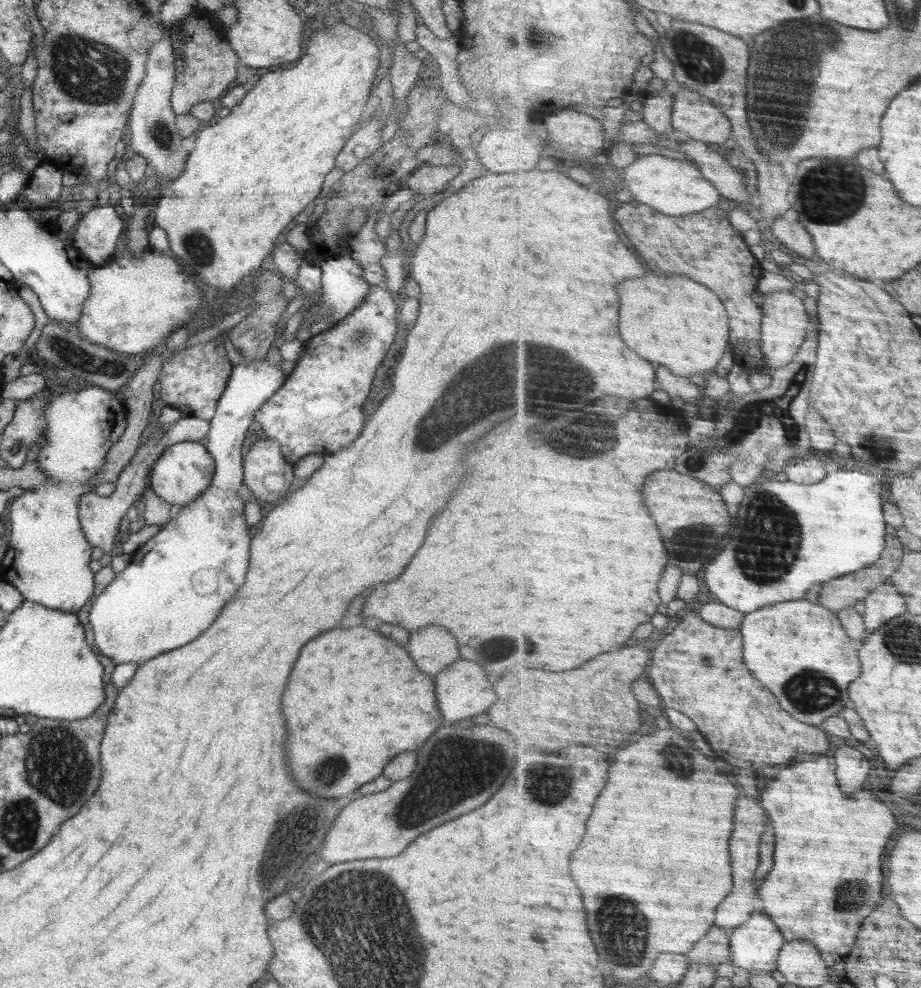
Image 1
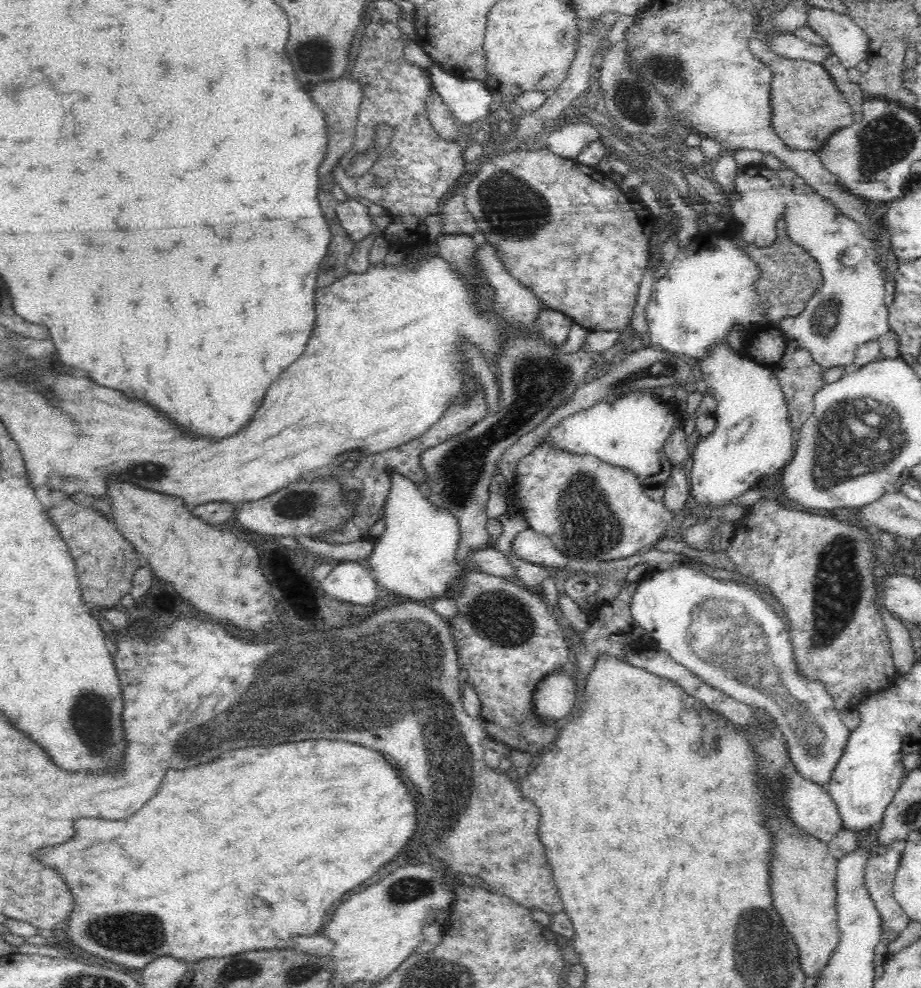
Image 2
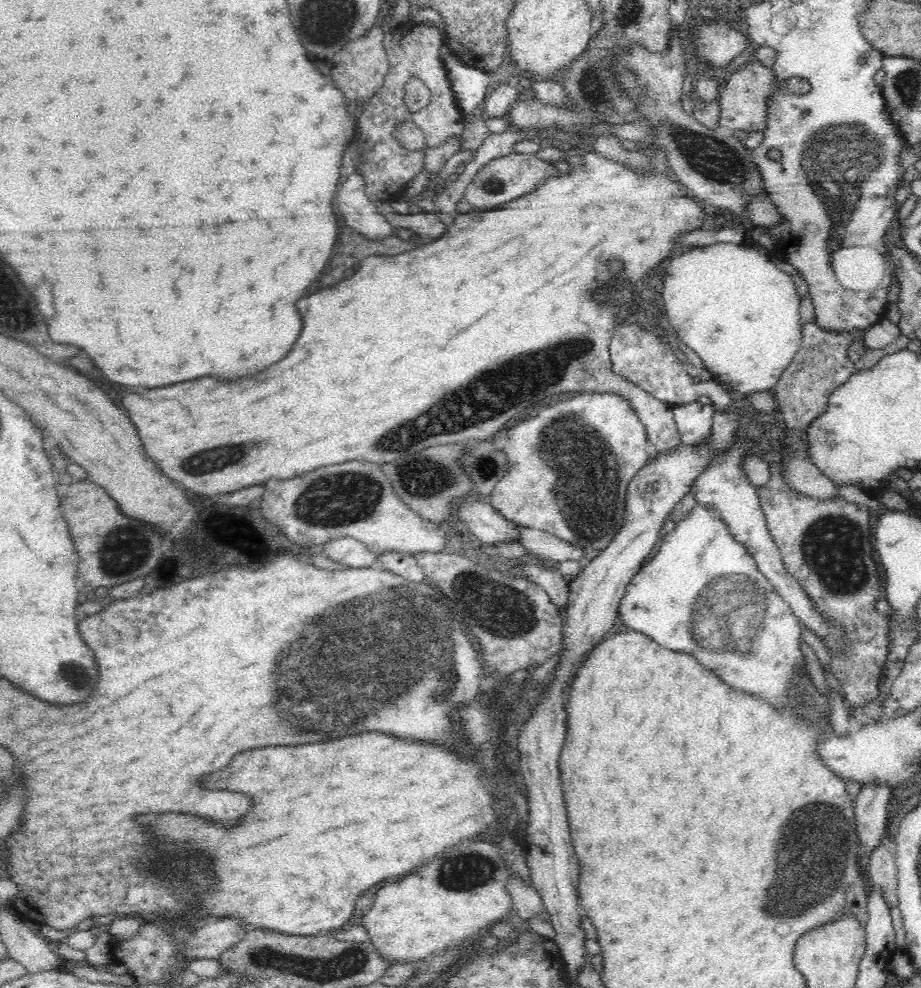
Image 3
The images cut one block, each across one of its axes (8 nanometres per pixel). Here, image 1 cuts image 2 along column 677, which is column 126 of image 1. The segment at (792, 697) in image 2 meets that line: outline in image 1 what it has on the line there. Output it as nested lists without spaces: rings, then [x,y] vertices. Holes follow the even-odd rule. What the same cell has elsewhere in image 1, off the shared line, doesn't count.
[[[266,357],[233,366],[218,400],[215,415],[209,420],[208,443],[205,447],[216,463],[210,486],[194,502],[176,510],[171,520],[156,535],[135,550],[128,566],[116,573],[104,592],[95,596],[94,602],[90,604],[89,621],[94,634],[94,646],[115,665],[134,662],[140,666],[156,655],[192,642],[214,622],[224,602],[230,600],[230,596],[244,584],[251,538],[244,520],[245,502],[238,494],[238,489],[244,484],[242,443],[250,424],[255,421],[255,412],[286,379],[284,372],[279,372],[279,365],[274,369]]]

